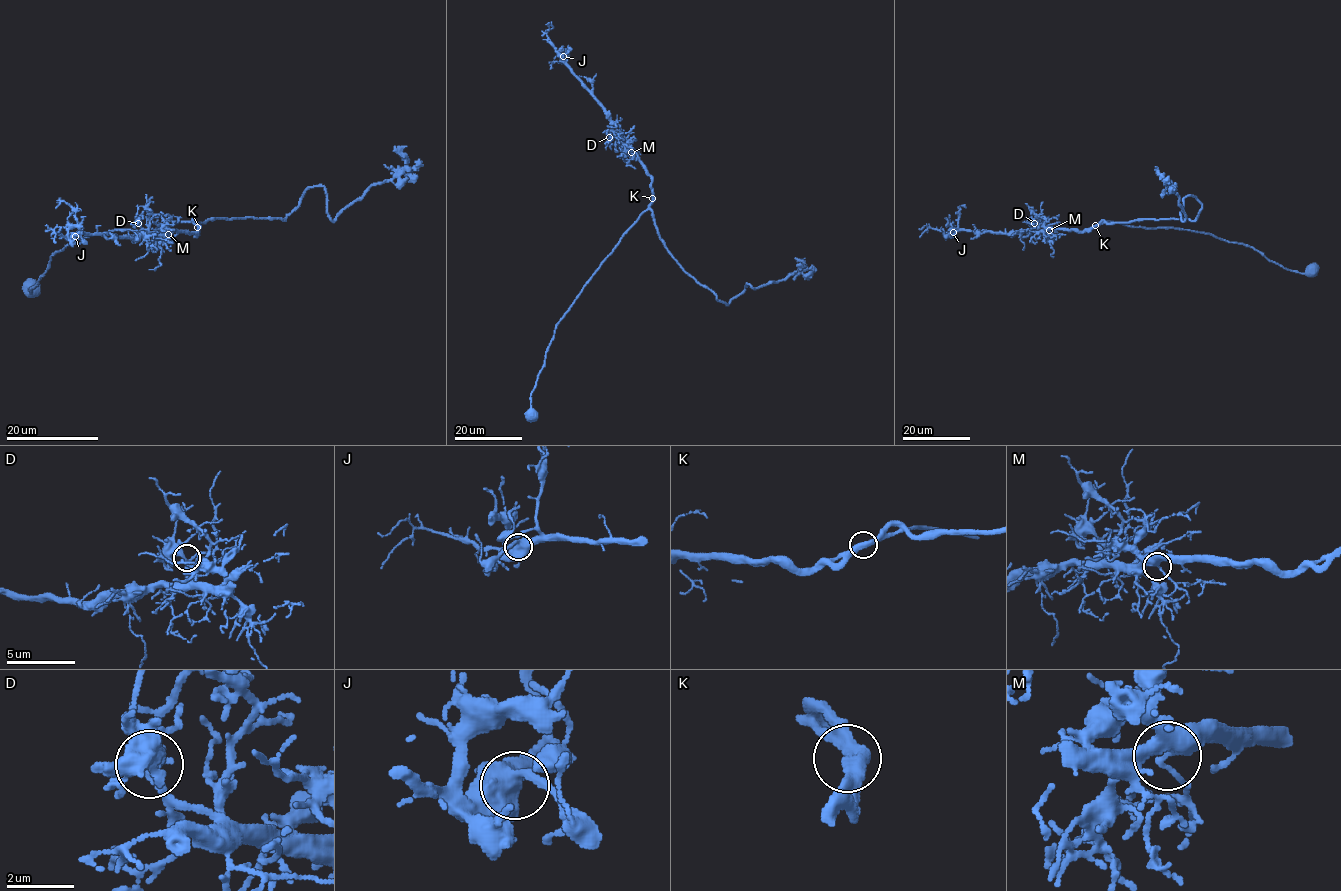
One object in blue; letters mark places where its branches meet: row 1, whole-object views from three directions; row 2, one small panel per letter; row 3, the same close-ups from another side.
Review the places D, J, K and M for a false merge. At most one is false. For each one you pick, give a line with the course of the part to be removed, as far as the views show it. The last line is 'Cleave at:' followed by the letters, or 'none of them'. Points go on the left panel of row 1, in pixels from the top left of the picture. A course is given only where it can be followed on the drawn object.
Cleave at: none of them

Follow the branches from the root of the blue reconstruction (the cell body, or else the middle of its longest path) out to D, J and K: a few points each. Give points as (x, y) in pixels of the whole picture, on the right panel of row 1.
D: (1311, 270), (1295, 272), (1269, 261), (1252, 247), (1187, 229), (1115, 222), (1082, 231), (1037, 229), (1034, 223)
J: (1311, 270), (1295, 272), (1269, 261), (1252, 247), (1175, 228), (1105, 222), (1082, 231), (953, 232)
K: (1311, 270), (1304, 273), (1288, 270), (1252, 247), (1209, 234), (1115, 222), (1095, 225)

